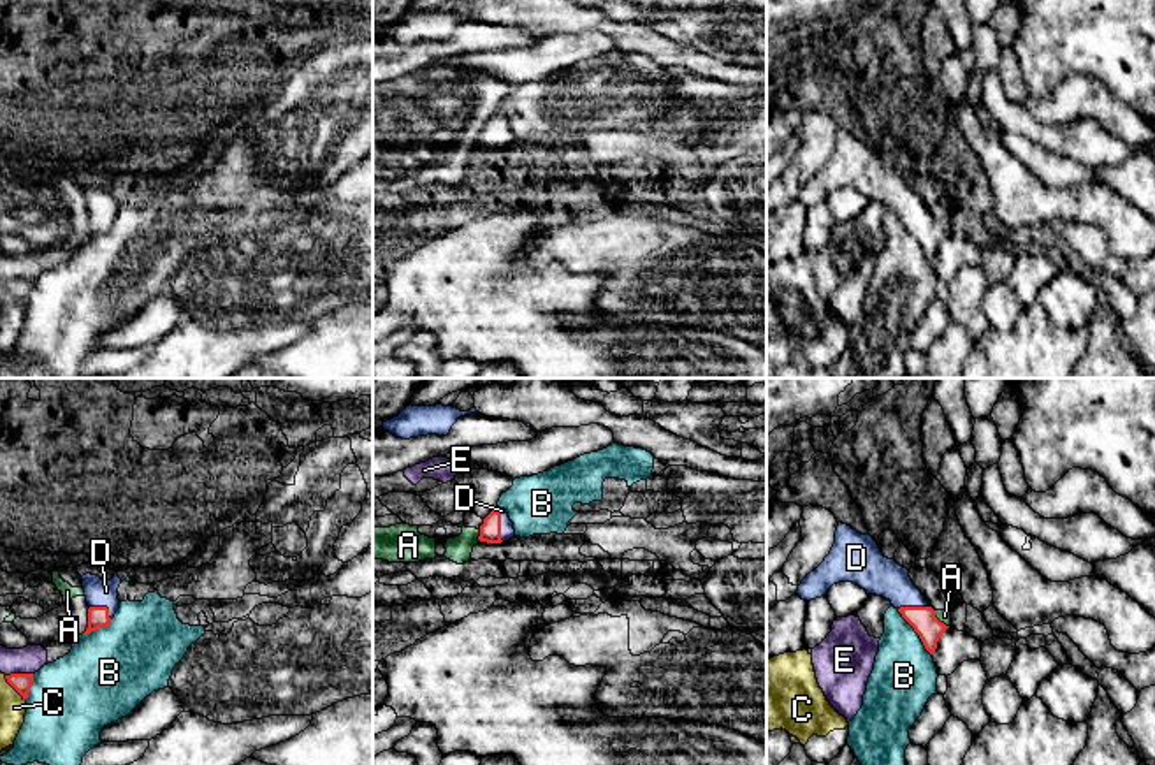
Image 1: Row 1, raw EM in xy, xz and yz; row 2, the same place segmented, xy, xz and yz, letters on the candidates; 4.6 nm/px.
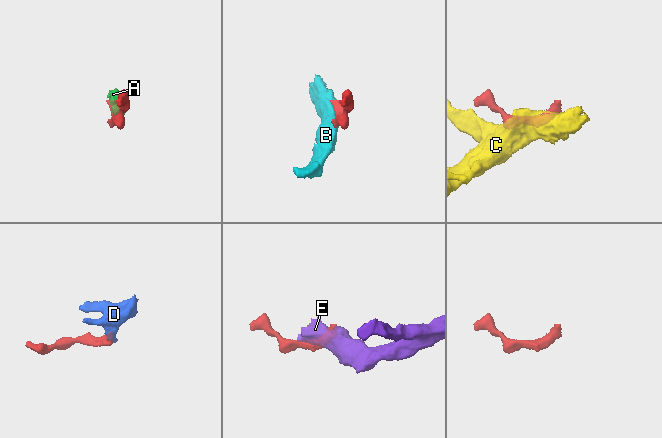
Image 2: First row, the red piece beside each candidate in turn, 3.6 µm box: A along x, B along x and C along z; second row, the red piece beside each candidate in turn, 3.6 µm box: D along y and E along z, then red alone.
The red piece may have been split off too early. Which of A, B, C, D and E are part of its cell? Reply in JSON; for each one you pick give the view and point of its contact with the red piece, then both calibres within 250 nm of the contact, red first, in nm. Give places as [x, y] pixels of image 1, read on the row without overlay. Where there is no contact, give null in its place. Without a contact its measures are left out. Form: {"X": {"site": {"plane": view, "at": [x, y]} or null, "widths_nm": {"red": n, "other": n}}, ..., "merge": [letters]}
{"D": {"site": {"plane": "xz", "at": [500, 131]}, "widths_nm": {"red": 100, "other": 60}}, "merge": ["D"]}

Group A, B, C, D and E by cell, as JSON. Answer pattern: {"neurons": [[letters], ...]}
{"neurons": [["A", "E"], ["B"], ["C"], ["D"]]}

